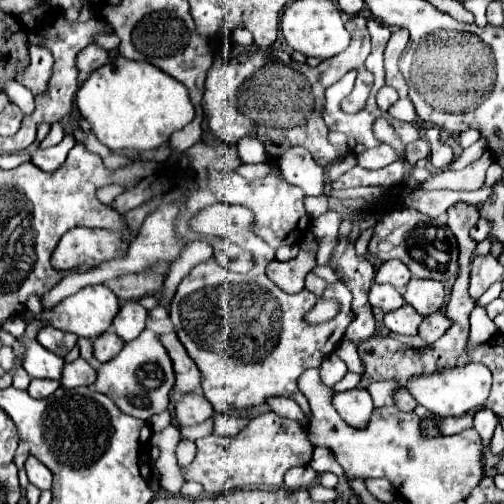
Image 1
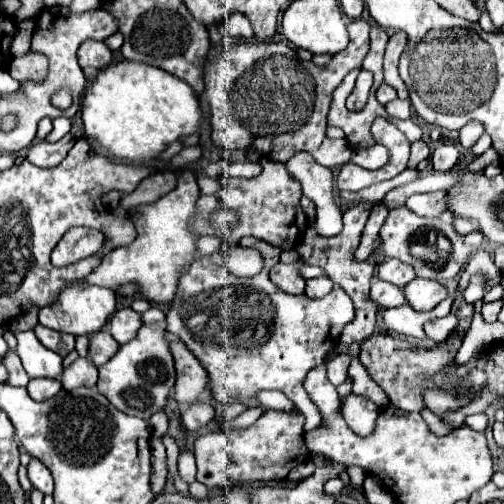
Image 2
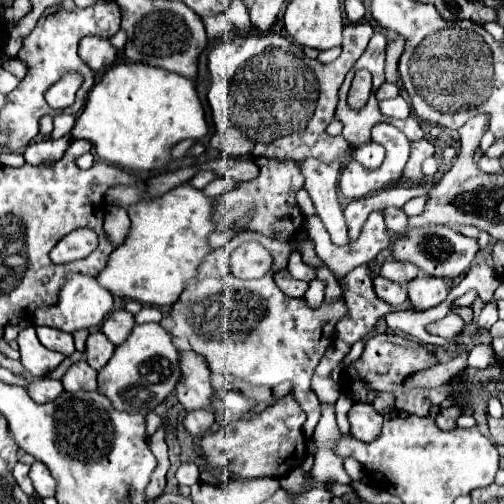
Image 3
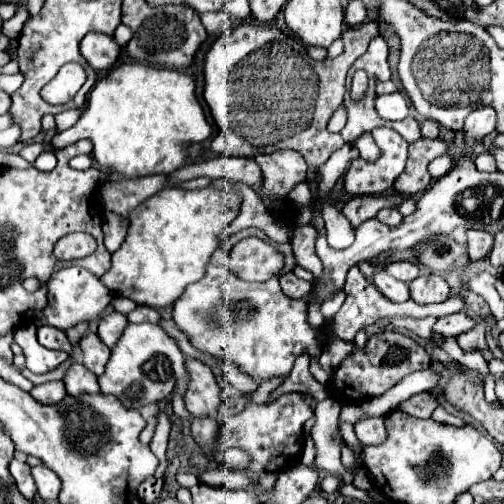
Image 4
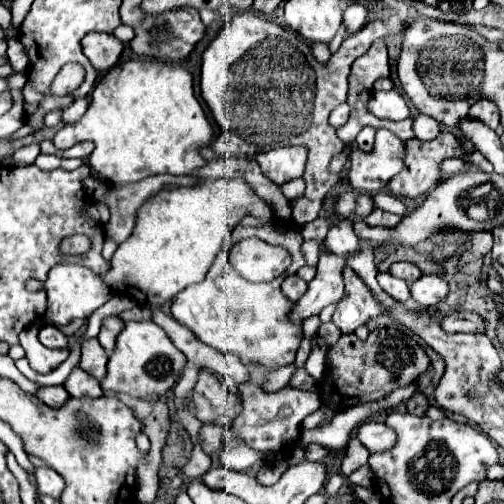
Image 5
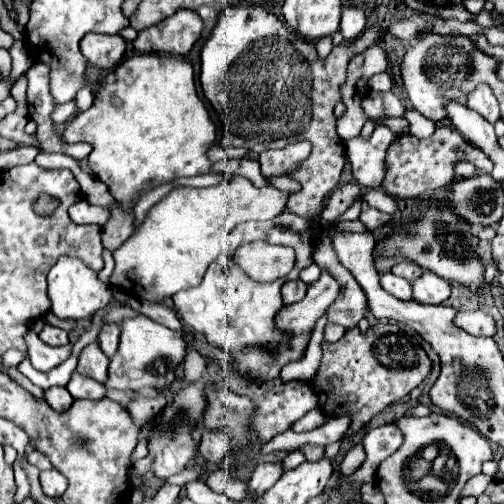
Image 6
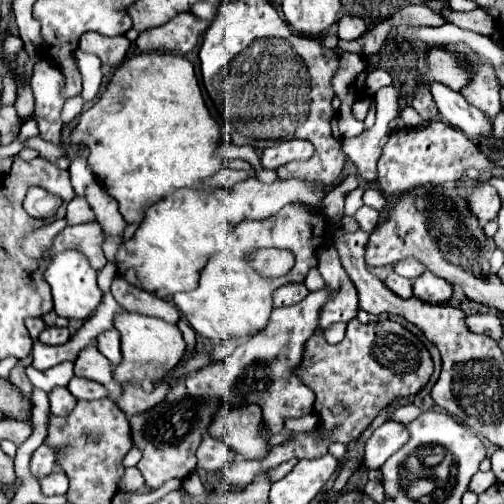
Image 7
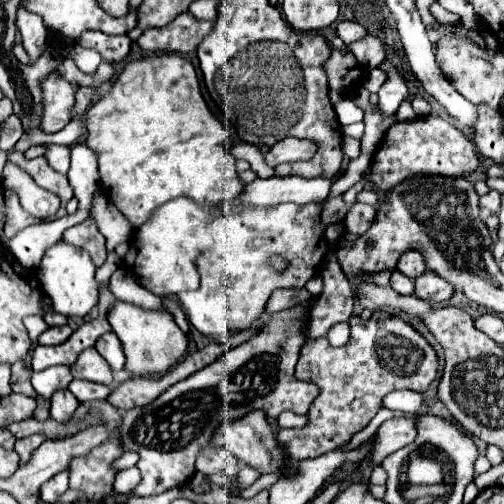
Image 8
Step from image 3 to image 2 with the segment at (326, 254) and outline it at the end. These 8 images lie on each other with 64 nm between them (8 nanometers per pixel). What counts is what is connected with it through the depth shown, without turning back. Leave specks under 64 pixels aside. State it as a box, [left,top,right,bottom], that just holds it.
[354,204,386,260]

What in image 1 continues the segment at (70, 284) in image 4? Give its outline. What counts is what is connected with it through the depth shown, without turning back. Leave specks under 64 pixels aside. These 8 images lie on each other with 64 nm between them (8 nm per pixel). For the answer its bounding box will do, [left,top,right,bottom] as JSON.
[40,284,120,338]

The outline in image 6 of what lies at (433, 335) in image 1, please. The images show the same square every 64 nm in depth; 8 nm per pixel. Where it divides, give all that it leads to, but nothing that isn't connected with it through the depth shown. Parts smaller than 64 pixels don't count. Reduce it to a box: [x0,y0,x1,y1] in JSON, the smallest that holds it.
[454,310,494,336]

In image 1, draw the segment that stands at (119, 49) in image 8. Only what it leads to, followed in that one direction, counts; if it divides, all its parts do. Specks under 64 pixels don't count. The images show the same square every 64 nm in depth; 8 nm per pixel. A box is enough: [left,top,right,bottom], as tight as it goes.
[76,44,108,72]

